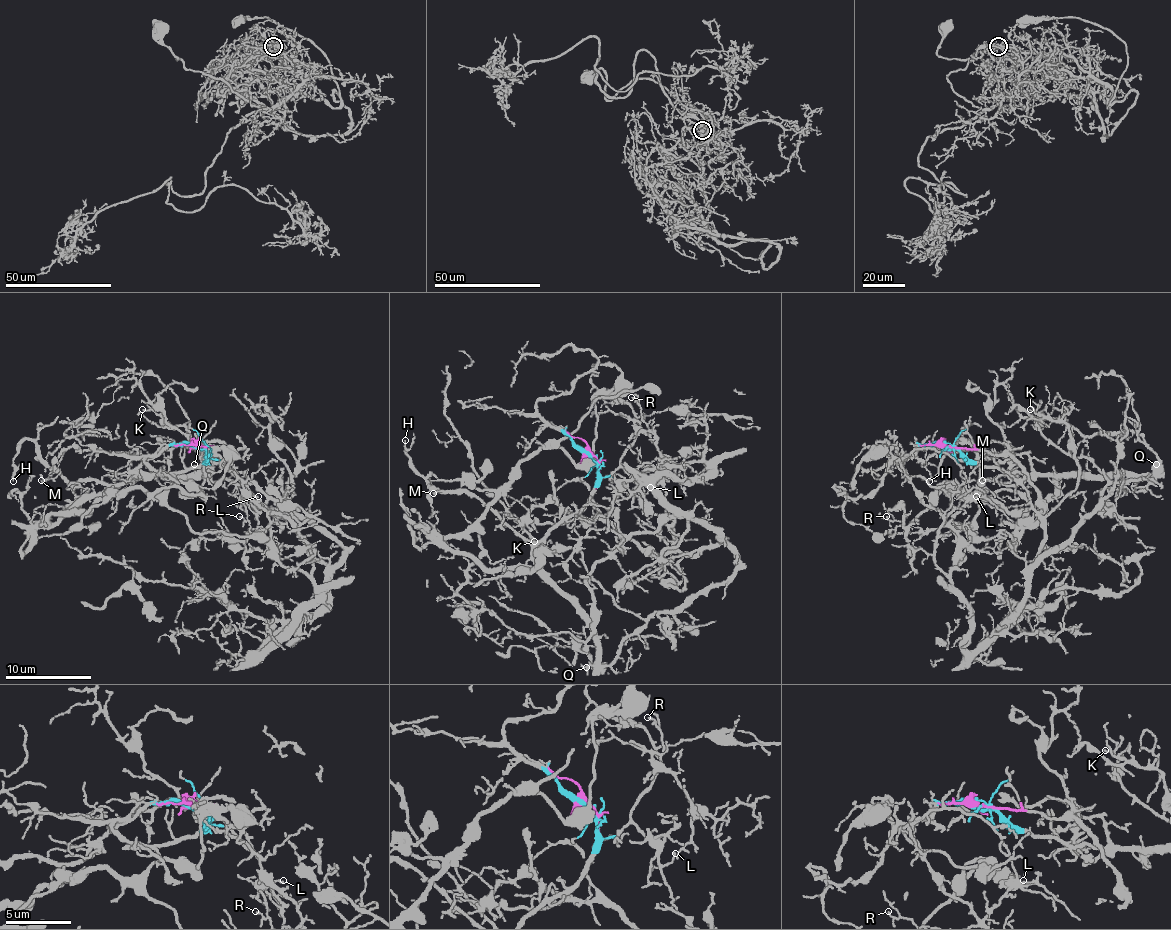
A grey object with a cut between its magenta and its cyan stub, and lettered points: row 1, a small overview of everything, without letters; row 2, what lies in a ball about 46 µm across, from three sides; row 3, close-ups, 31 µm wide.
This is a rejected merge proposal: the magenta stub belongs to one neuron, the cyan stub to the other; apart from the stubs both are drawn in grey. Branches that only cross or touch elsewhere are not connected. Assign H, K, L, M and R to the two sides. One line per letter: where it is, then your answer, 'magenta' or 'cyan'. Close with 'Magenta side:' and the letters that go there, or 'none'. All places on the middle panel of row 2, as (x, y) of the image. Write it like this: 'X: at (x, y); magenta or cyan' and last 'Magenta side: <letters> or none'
H: at (405, 440); cyan
K: at (534, 541); magenta
L: at (650, 487); cyan
M: at (433, 493); cyan
R: at (631, 397); magenta
Magenta side: K, R

